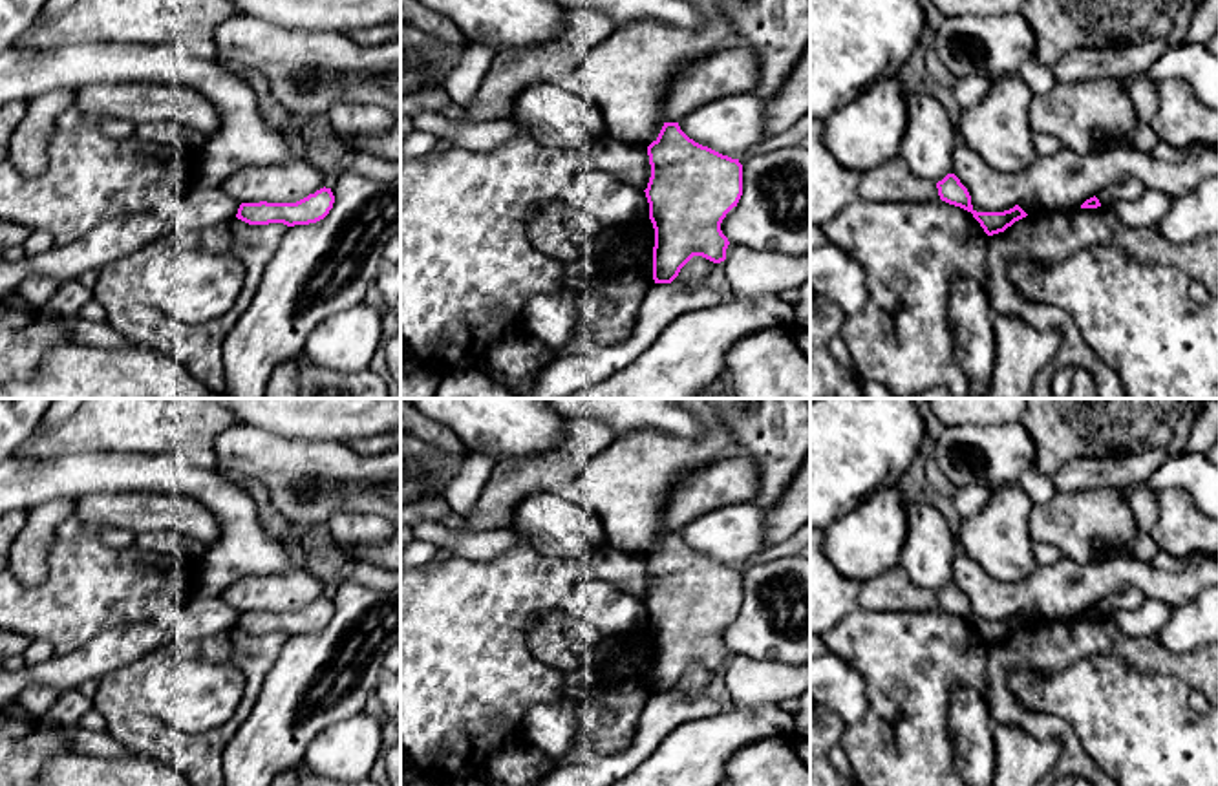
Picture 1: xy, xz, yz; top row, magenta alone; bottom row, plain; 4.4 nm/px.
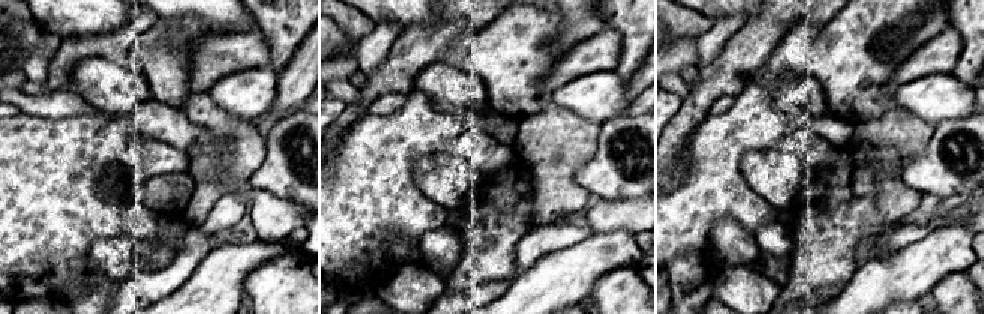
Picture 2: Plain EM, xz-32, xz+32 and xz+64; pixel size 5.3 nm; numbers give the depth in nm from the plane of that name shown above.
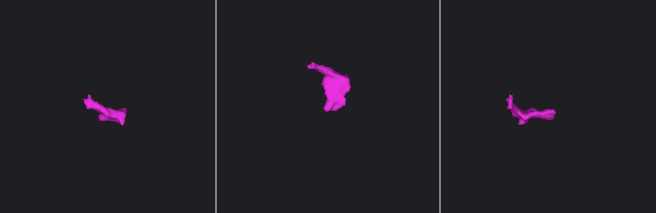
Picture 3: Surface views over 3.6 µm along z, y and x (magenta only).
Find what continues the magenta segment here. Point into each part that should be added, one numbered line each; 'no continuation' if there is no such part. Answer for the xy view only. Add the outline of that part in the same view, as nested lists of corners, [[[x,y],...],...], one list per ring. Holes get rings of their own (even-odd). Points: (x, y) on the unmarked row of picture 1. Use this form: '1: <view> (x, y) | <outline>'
no continuation

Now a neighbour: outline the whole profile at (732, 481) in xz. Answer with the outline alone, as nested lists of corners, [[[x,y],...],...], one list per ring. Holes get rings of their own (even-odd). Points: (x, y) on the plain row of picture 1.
[[[744,455],[684,473],[673,484],[662,510],[664,532],[680,532],[700,514],[726,505],[753,503],[757,477],[757,462]]]

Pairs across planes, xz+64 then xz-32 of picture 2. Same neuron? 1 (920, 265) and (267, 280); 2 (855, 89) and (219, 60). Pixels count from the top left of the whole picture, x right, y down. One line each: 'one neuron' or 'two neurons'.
1: two neurons
2: two neurons

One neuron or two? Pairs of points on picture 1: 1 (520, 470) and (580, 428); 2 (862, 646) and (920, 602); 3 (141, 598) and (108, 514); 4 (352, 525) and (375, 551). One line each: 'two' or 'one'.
1: one
2: two
3: two
4: two

